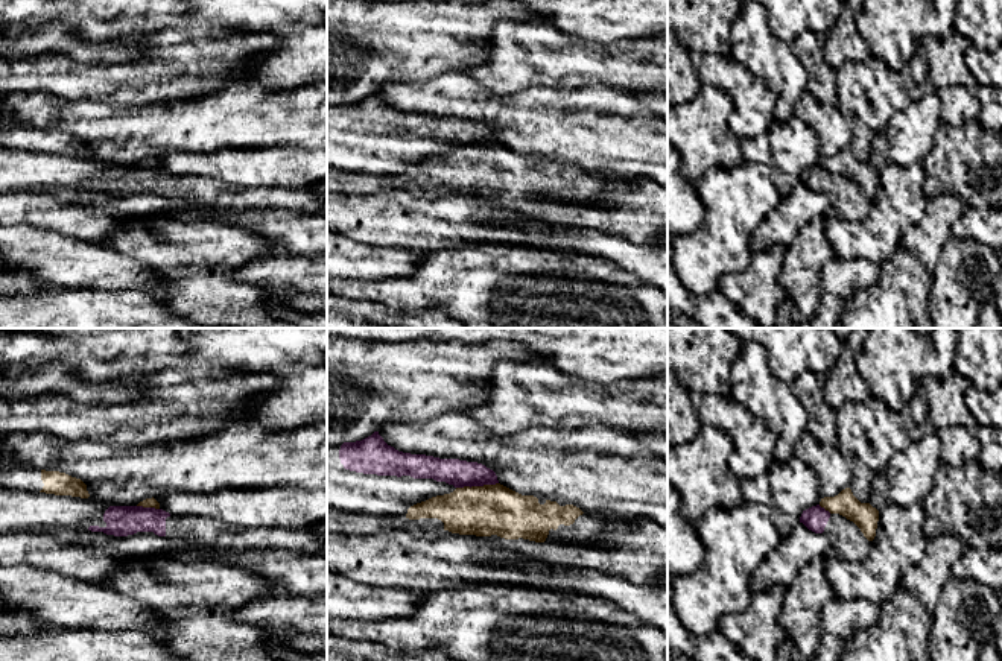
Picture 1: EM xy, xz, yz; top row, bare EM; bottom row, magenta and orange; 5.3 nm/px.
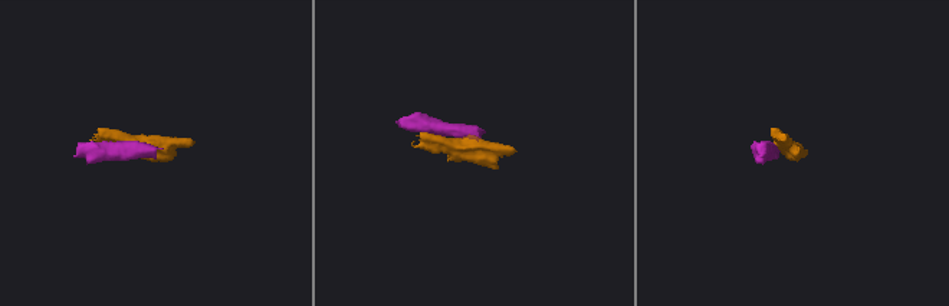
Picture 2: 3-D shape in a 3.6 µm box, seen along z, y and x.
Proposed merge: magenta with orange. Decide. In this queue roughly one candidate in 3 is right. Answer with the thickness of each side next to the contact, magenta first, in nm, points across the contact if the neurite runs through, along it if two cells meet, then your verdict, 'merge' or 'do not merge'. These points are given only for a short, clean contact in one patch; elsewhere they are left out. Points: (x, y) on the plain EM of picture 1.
140/280 nm | along xz (497, 142), (456, 148) | do not merge

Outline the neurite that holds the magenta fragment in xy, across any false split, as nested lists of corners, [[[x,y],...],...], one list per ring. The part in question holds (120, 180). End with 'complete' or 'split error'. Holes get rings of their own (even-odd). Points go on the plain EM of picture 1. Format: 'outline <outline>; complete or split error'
outline [[[0,147],[0,191],[32,190],[46,193],[53,187],[84,187],[114,196],[154,193],[176,201],[195,201],[204,210],[289,210],[316,211],[324,198],[310,190],[284,190],[278,187],[231,187],[222,181],[198,175],[170,175],[163,169],[143,166],[109,166],[103,161],[71,155],[29,152]]]; split error

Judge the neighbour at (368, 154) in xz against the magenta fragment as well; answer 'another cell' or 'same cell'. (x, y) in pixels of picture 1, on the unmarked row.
same cell

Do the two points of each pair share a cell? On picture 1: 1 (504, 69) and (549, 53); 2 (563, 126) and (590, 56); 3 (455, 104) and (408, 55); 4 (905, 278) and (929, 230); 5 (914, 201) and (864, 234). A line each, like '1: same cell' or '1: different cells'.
1: same cell
2: different cells
3: different cells
4: different cells
5: same cell

